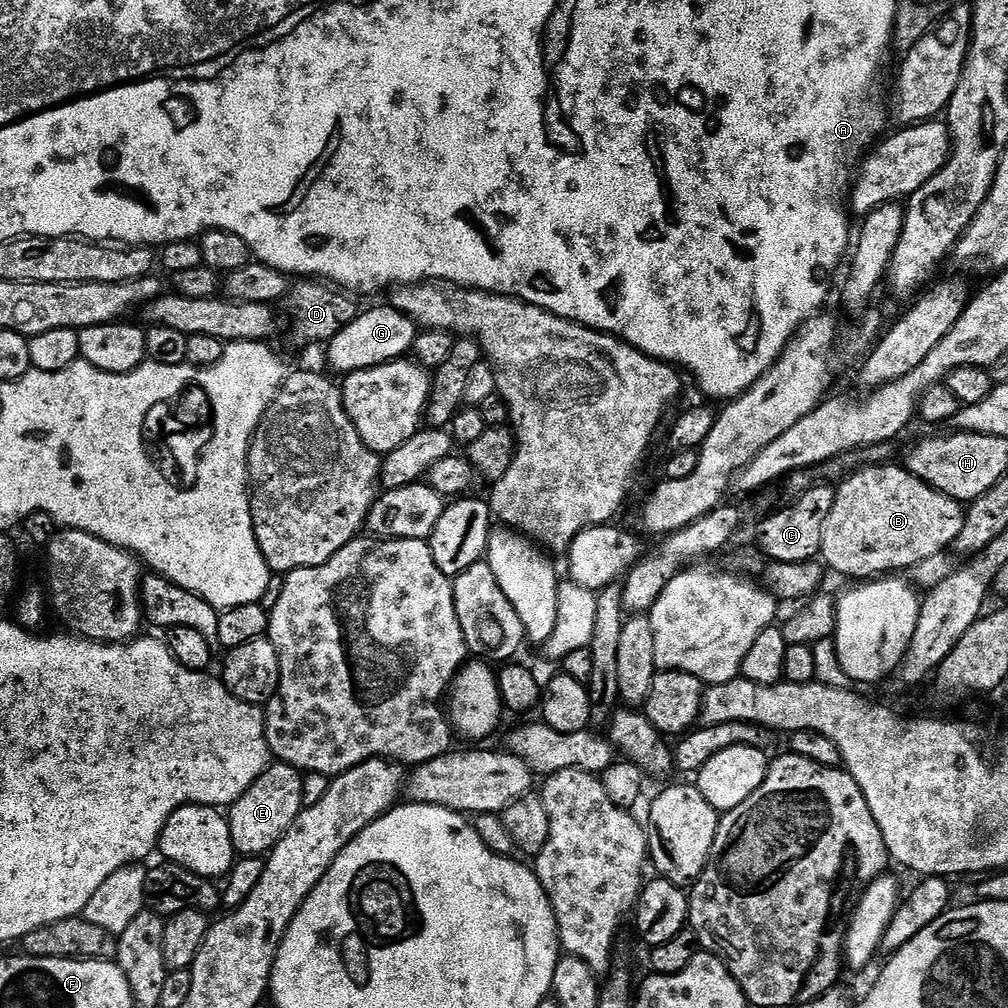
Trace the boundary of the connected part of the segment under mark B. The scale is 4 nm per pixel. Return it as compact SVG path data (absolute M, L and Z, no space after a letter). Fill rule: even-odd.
M892 463L857 467L839 481L834 506L830 506L830 514L826 514L826 522L822 526L820 556L823 563L840 576L876 578L881 574L899 573L899 568L910 569L932 554L951 549L963 528L966 508L961 501L934 490L927 480L920 480L899 463Z

